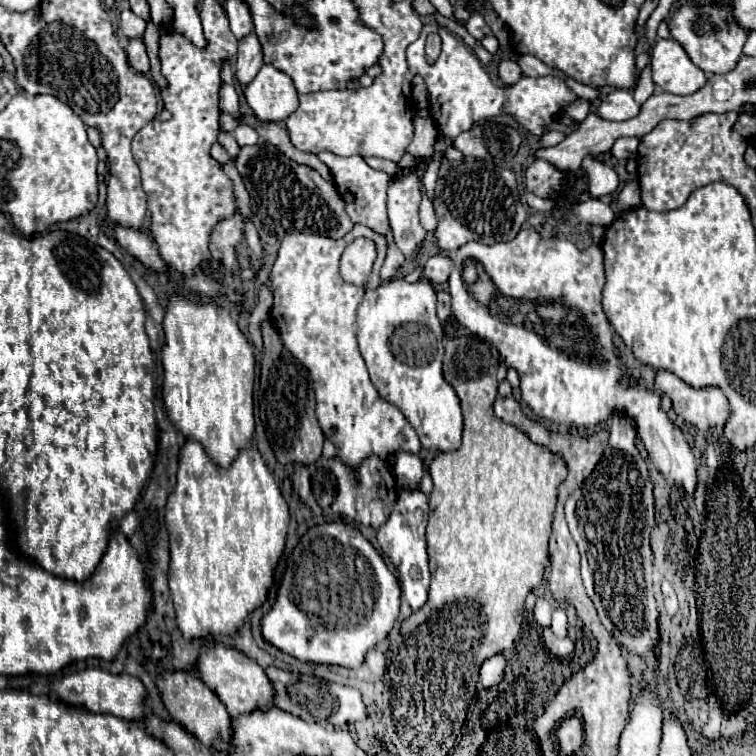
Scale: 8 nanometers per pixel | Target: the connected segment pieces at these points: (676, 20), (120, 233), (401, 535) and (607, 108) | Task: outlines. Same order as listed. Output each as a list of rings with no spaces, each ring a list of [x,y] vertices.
[[[685,4],[679,6],[669,20],[669,32],[675,42],[683,46],[693,64],[697,64],[705,74],[725,74],[737,66],[737,60],[743,56],[743,44],[749,36],[749,30],[741,28],[733,16],[731,4]]]
[[[115,224],[115,228],[111,230],[111,236],[123,246],[127,248],[127,252],[135,258],[139,258],[143,264],[147,264],[149,268],[153,268],[155,272],[163,272],[167,266],[163,264],[155,242],[151,240],[147,230],[133,230],[133,228],[123,228],[119,224]]]
[[[401,490],[397,498],[397,506],[391,512],[389,520],[377,532],[377,540],[381,550],[393,560],[399,570],[403,598],[409,602],[411,610],[419,610],[427,602],[429,590],[429,566],[427,566],[427,550],[425,550],[425,526],[427,526],[427,512],[429,512],[429,498],[427,494],[415,490],[407,492]]]
[[[613,90],[601,100],[597,114],[605,120],[621,122],[621,120],[629,120],[637,116],[639,108],[641,106],[633,100],[633,94],[629,90]]]

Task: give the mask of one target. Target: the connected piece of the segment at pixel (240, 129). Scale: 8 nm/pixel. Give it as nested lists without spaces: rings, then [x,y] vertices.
[[[239,124],[233,134],[235,134],[239,146],[247,146],[247,144],[257,144],[259,142],[257,132],[251,126],[245,126],[245,124]]]

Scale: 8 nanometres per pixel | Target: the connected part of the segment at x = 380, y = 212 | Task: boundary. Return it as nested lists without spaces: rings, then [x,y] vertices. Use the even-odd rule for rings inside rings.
[[[321,152],[319,158],[329,166],[335,188],[341,194],[341,198],[345,200],[345,210],[349,212],[349,218],[353,222],[359,222],[359,224],[373,228],[379,234],[385,234],[389,228],[387,188],[389,188],[389,184],[395,182],[395,176],[381,172],[381,170],[373,170],[371,166],[367,166],[367,162],[361,156],[345,158],[345,156],[337,156],[333,152]]]

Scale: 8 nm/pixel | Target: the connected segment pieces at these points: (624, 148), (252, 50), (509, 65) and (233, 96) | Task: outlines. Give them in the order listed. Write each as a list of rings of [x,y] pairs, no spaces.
[[[619,138],[613,148],[611,148],[611,154],[619,160],[627,160],[631,158],[631,154],[637,152],[637,146],[639,146],[639,140],[637,138]]]
[[[249,34],[239,42],[239,52],[237,52],[237,62],[235,62],[237,82],[241,86],[247,86],[249,80],[253,80],[253,76],[257,76],[261,66],[263,66],[261,44],[255,34]]]
[[[515,60],[499,64],[499,78],[503,80],[505,86],[517,84],[521,80],[521,76],[523,76],[523,72],[521,72],[521,68],[519,68],[519,64]]]
[[[221,84],[221,92],[219,92],[219,96],[221,96],[221,102],[219,102],[219,106],[221,106],[221,110],[227,110],[229,114],[239,114],[239,102],[237,102],[237,92],[235,92],[235,88],[231,86],[231,84]]]

